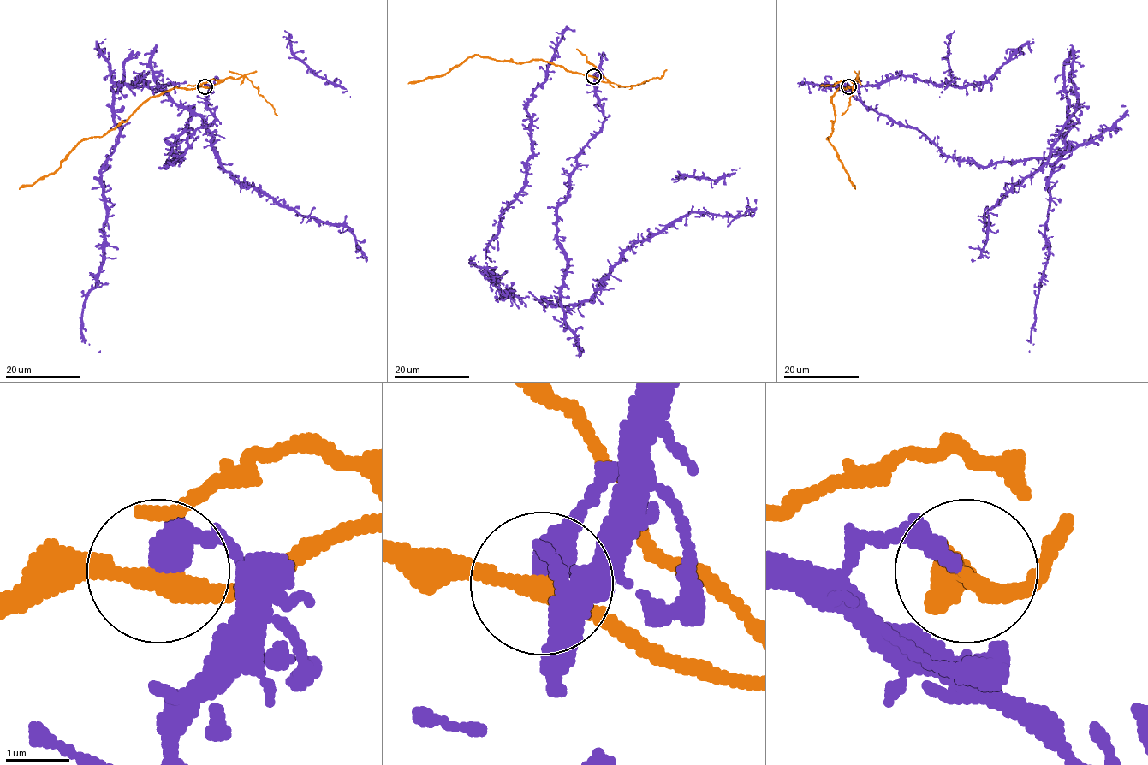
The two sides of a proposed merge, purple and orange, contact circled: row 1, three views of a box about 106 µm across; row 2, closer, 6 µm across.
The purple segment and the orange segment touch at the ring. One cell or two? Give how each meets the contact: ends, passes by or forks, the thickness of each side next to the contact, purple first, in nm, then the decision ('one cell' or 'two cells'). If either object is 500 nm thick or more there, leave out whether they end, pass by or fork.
purple ends | orange passes by | 380/260 nm | two cells

